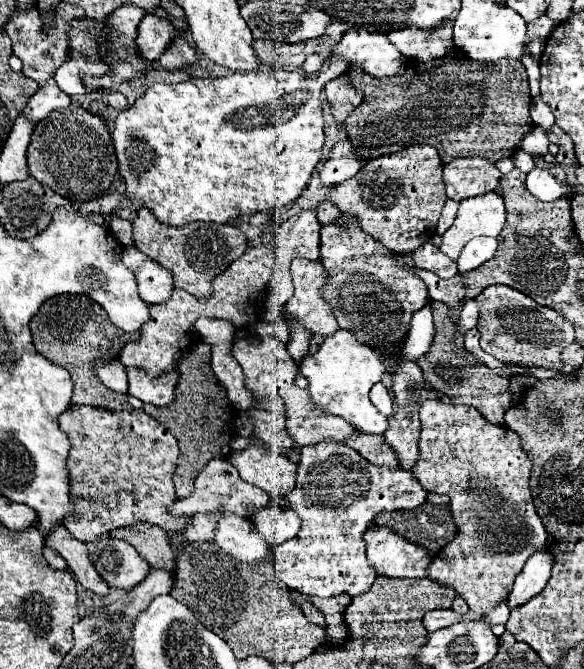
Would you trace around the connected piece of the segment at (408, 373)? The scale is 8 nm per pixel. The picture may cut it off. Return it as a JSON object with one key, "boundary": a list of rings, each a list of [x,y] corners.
{"boundary":[[[403,360],[399,364],[399,368],[391,374],[393,378],[393,394],[395,394],[395,402],[399,406],[395,416],[389,416],[389,428],[385,432],[385,440],[391,444],[391,448],[397,454],[397,460],[401,464],[401,468],[411,470],[413,464],[419,460],[419,432],[421,432],[421,422],[419,422],[419,394],[425,386],[425,378],[421,368],[417,366],[415,360]]]}

